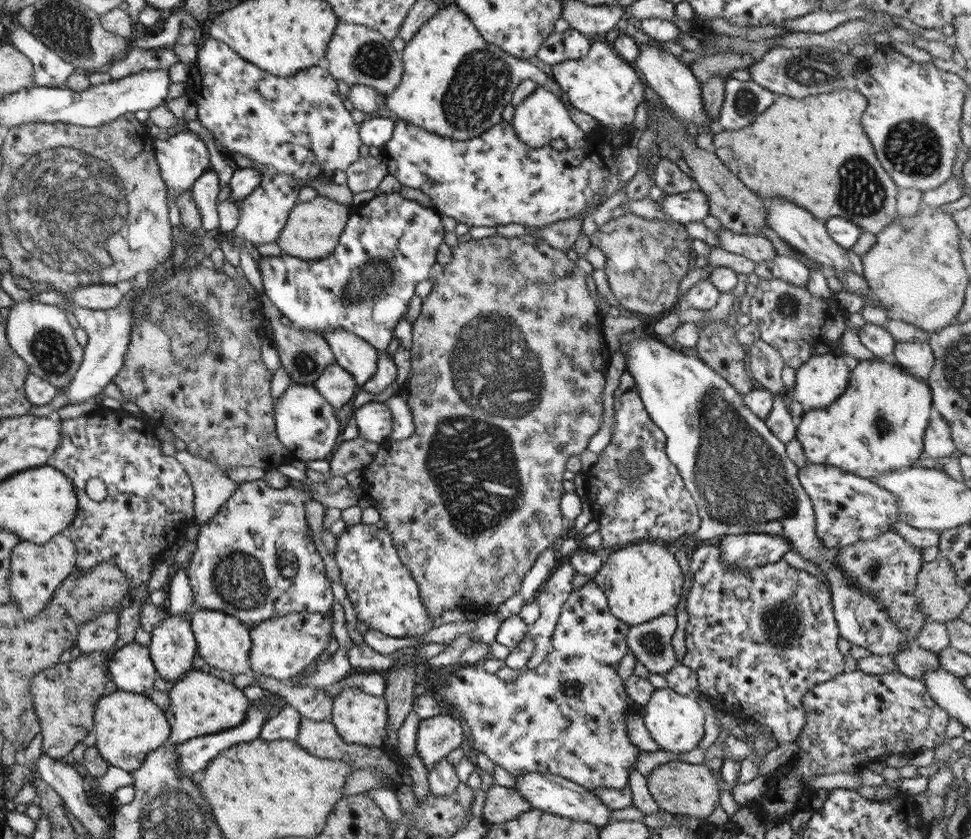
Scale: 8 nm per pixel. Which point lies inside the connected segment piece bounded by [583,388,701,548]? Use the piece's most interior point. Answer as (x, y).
(635, 493)

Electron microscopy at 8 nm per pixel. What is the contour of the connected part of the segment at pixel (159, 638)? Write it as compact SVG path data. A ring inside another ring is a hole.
M168 614L151 629L149 657L161 680L168 685L190 671L196 642L189 622L183 616Z

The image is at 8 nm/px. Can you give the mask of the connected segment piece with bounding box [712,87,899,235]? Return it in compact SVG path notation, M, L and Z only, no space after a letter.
M843 87L801 99L776 95L773 103L757 115L751 124L737 130L724 129L714 134L714 154L737 179L760 198L784 198L786 202L809 211L822 221L830 216L839 216L875 235L897 218L895 205L899 190L893 186L894 182L887 172L881 170L879 162L873 156L871 144L859 126L859 118L865 107L865 97L853 87Z

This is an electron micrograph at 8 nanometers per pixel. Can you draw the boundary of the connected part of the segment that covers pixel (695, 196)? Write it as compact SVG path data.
M687 190L680 194L666 195L656 204L668 220L682 225L688 222L699 222L709 214L709 206L701 190Z

